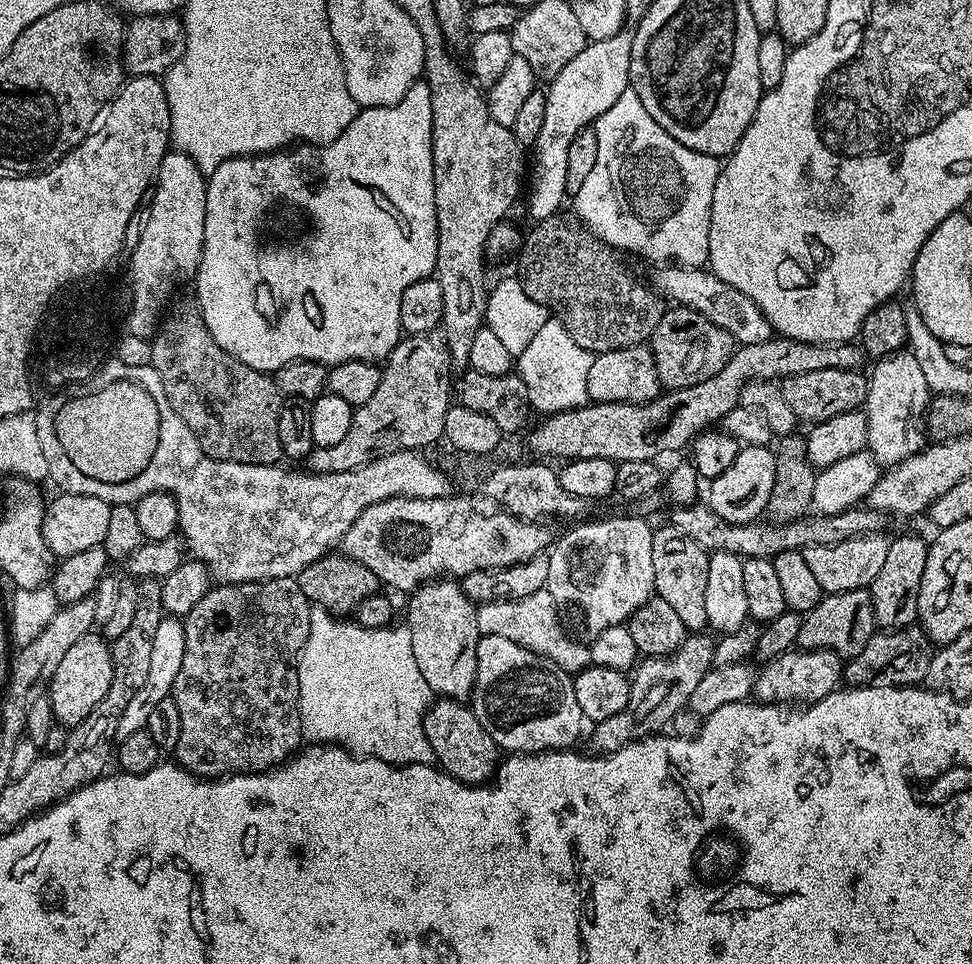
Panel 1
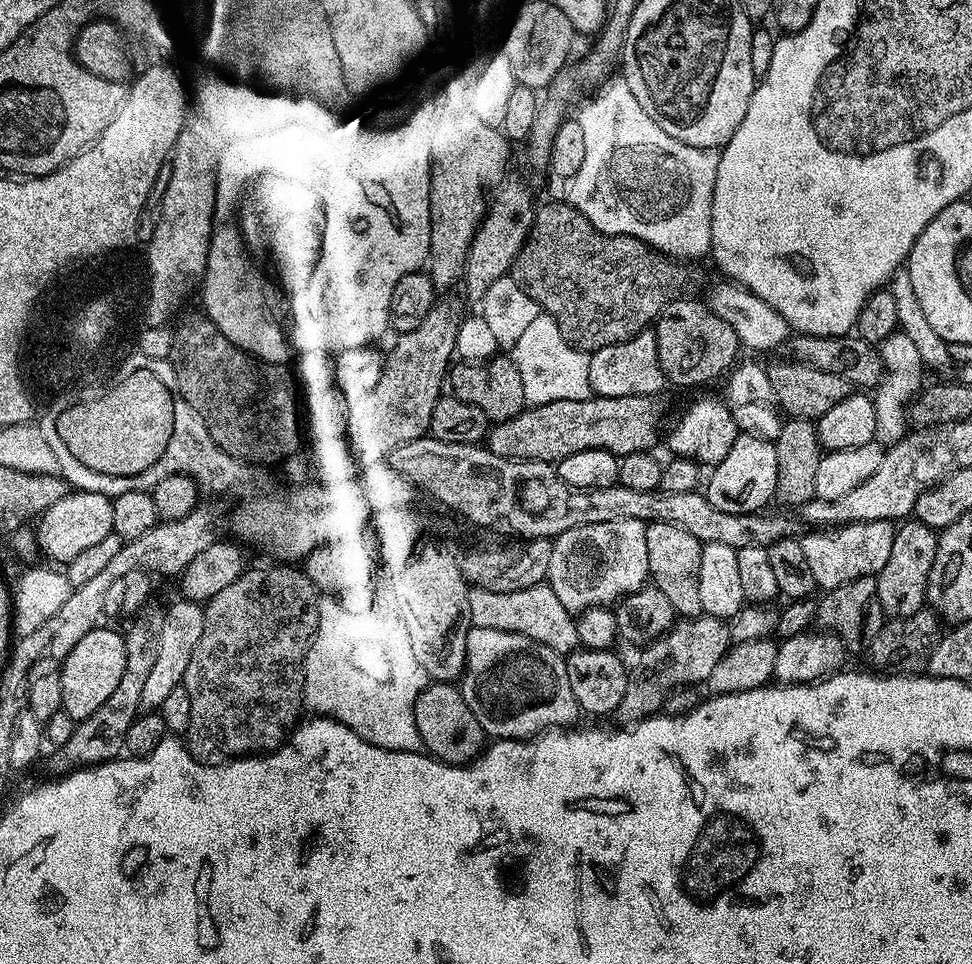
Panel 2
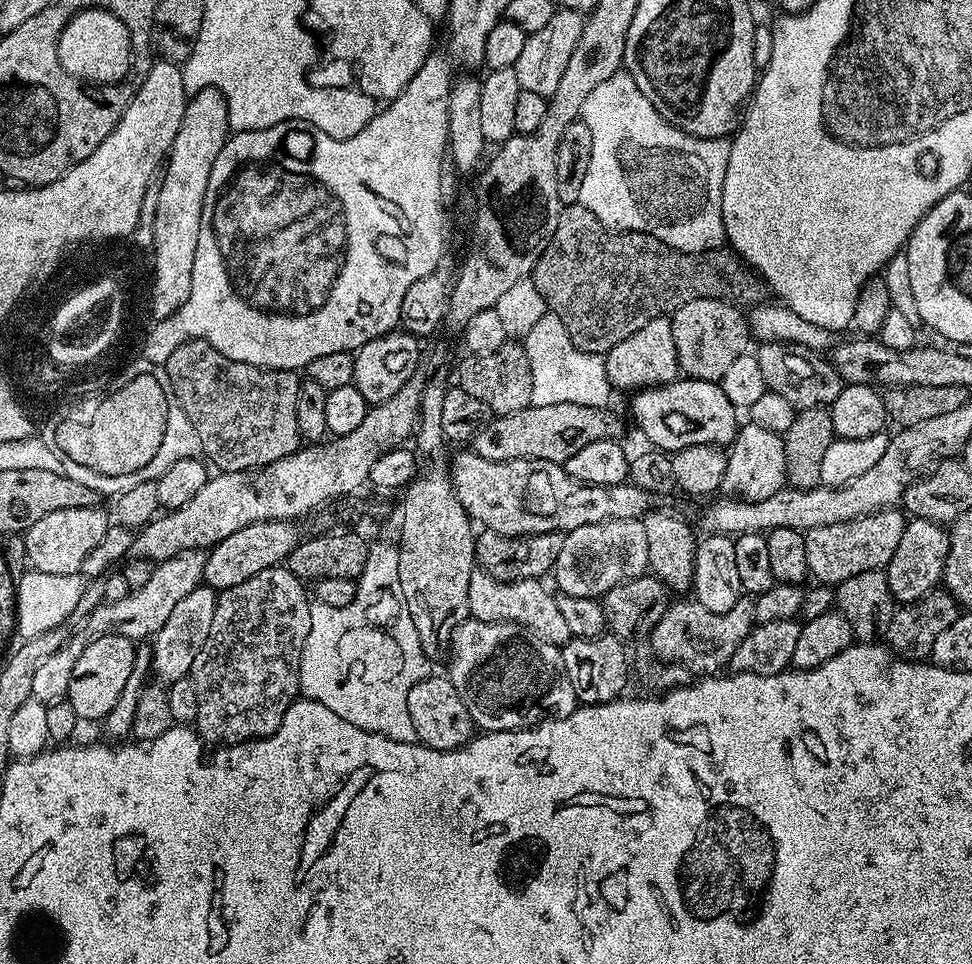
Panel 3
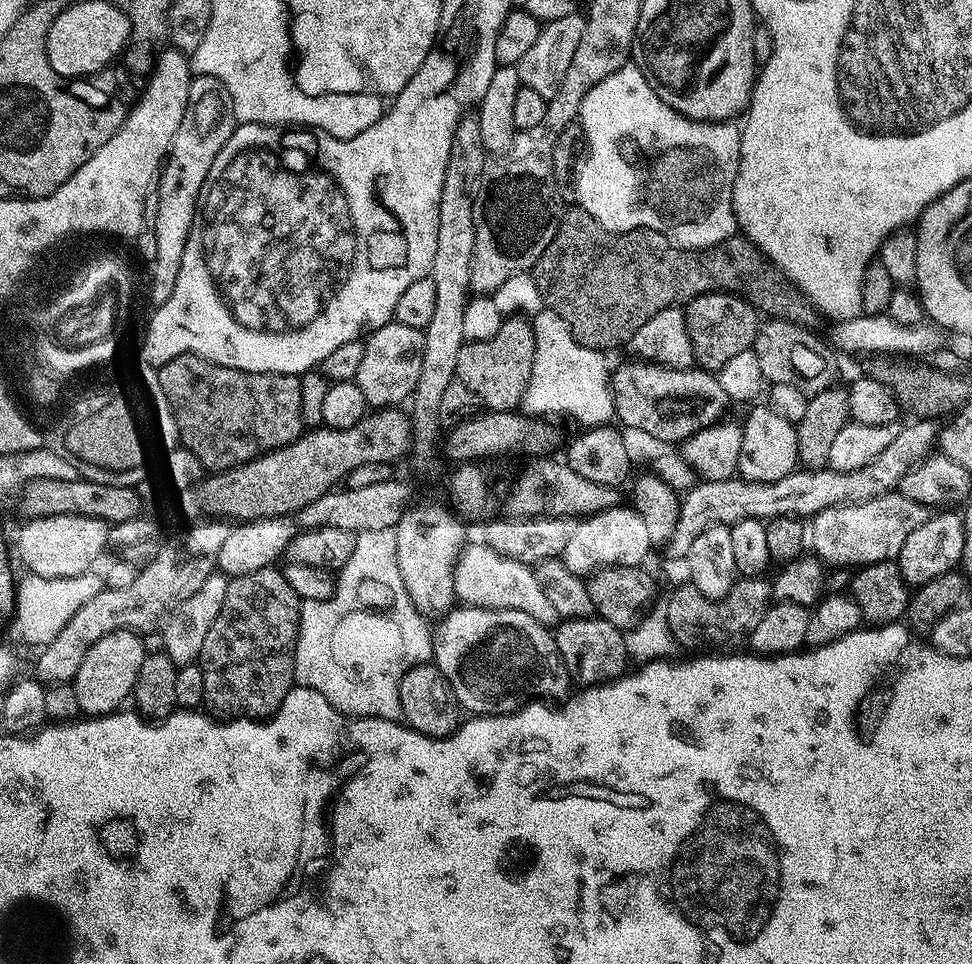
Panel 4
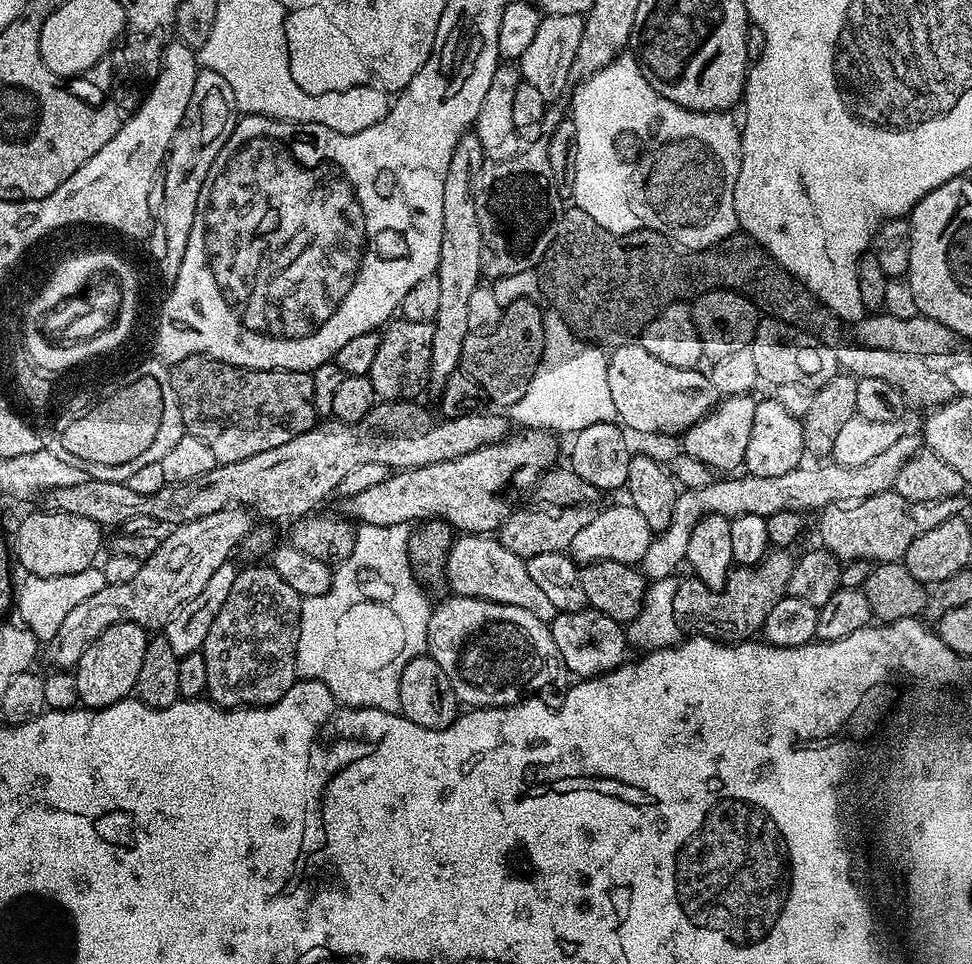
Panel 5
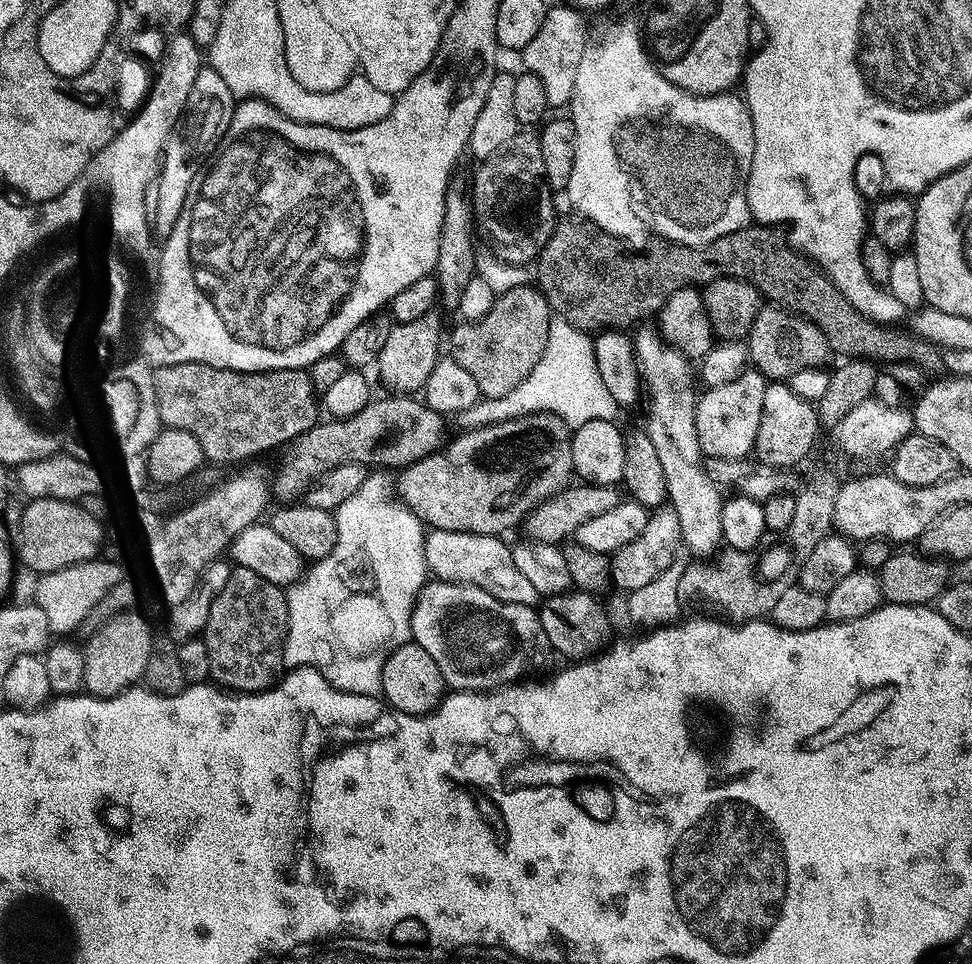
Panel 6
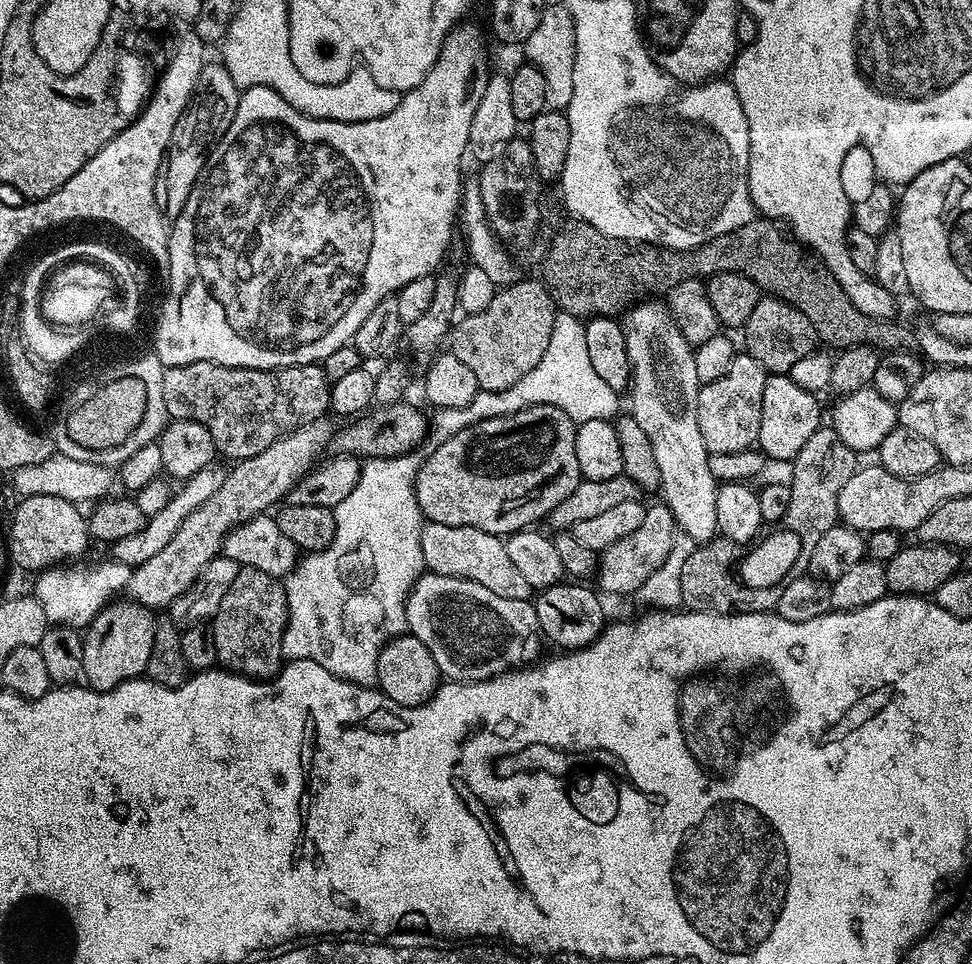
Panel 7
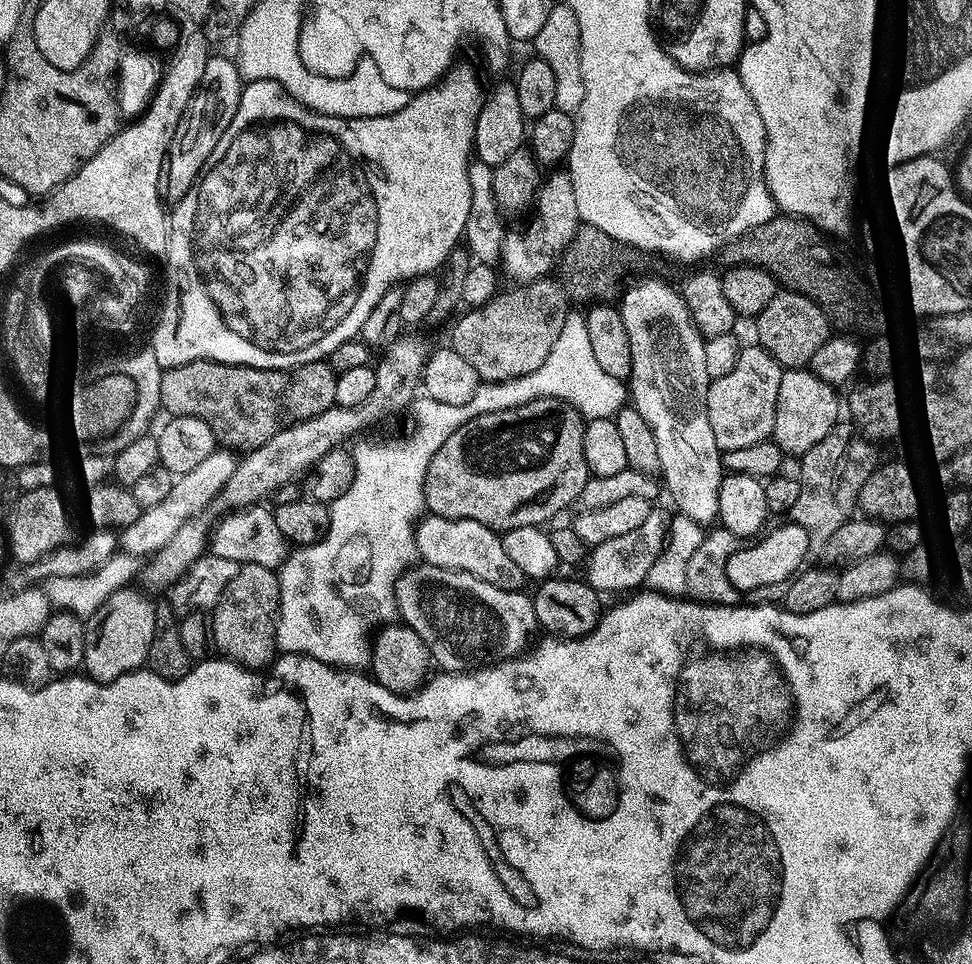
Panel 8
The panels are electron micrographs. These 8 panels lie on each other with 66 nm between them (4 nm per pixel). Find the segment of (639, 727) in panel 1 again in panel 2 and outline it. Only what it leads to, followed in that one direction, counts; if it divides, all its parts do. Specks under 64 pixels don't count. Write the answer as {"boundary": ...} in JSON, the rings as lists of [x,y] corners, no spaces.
{"boundary":[[[703,614],[677,619],[669,632],[665,632],[641,651],[644,653],[640,656],[640,669],[631,673],[626,694],[614,713],[615,719],[620,719],[617,721],[621,725],[631,726],[657,715],[663,709],[660,707],[668,692],[683,684],[703,685],[707,682],[710,670],[714,670],[717,660],[721,660],[732,646],[732,629],[727,620]]]}

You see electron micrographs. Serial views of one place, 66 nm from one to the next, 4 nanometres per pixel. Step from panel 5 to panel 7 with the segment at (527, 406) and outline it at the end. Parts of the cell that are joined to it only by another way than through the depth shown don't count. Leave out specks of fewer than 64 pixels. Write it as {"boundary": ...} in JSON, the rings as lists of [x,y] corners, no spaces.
{"boundary":[[[560,312],[556,317],[556,332],[546,354],[542,354],[542,362],[538,362],[538,366],[534,366],[534,370],[530,370],[530,374],[526,374],[522,382],[514,382],[514,386],[501,392],[482,390],[461,408],[435,409],[431,413],[433,416],[430,416],[430,440],[433,445],[441,444],[446,438],[458,434],[458,430],[480,420],[502,414],[514,414],[526,406],[535,404],[558,406],[558,410],[566,410],[566,414],[570,414],[570,418],[576,421],[577,425],[591,420],[612,420],[621,411],[620,400],[616,396],[619,396],[617,389],[602,382],[598,370],[594,370],[594,362],[590,362],[590,350],[586,346],[586,334],[581,317]]]}

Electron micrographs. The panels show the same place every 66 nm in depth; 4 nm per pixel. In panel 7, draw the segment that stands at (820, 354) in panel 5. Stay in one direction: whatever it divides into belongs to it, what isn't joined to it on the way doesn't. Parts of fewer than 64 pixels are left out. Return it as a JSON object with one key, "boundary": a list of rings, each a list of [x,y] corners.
{"boundary":[[[771,294],[765,295],[758,306],[754,306],[754,314],[750,314],[746,325],[747,332],[748,340],[752,343],[751,355],[772,374],[787,374],[794,362],[802,362],[802,358],[818,348],[818,329],[813,320],[800,308]]]}

